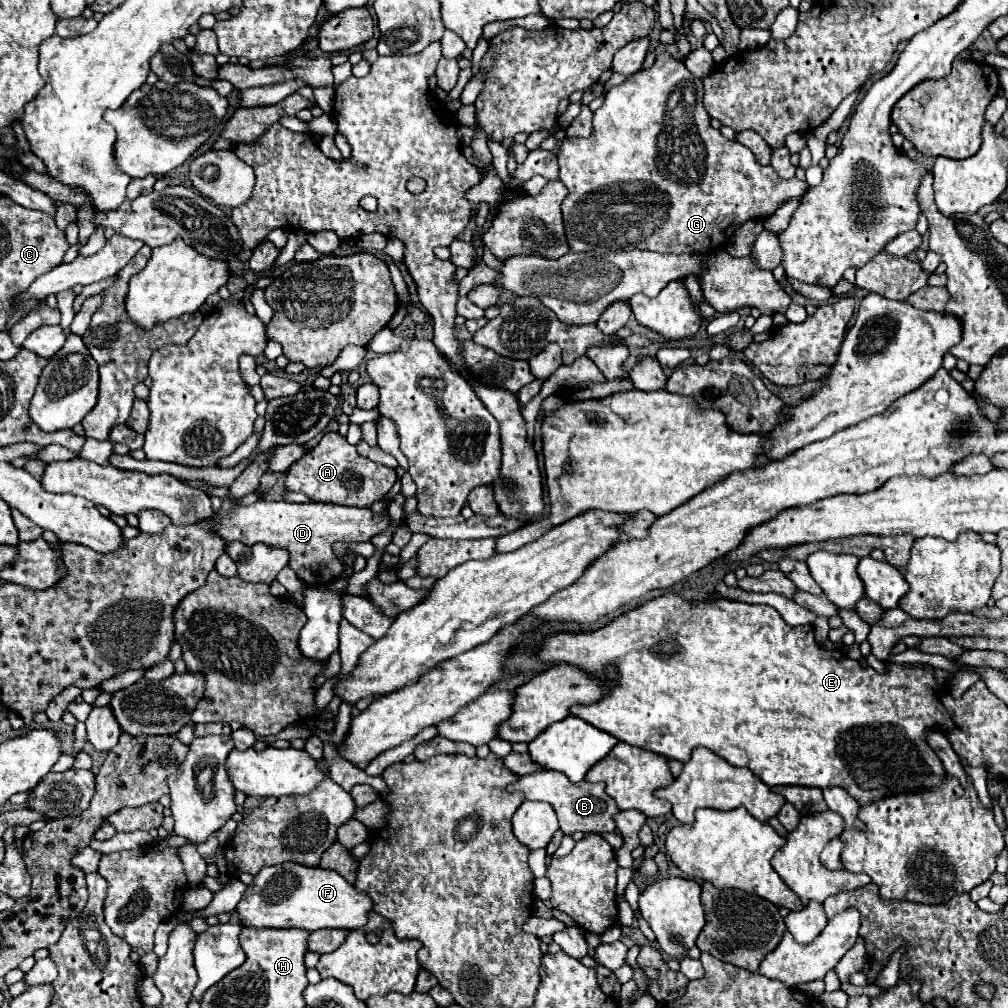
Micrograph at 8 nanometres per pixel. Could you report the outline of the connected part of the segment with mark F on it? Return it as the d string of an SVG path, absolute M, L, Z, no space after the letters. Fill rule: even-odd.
M280 863L264 867L256 877L252 887L244 893L236 911L244 925L264 929L264 927L298 927L298 929L360 929L368 923L368 913L374 903L364 893L358 891L340 873L322 867L306 867L300 863Z

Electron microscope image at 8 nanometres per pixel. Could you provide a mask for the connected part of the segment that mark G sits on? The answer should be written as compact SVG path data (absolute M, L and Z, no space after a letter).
M658 55L656 63L650 69L642 69L638 73L634 73L632 77L628 77L622 85L612 87L606 93L606 101L604 105L594 111L594 131L590 137L582 139L582 137L566 137L560 147L558 147L558 163L560 163L560 181L566 185L568 189L568 197L562 203L562 215L564 215L564 229L566 229L566 239L570 245L572 253L614 253L614 251L634 251L634 249L646 249L646 251L656 251L656 253L698 253L698 251L710 251L718 245L724 245L731 235L748 219L768 219L782 201L792 199L792 197L800 197L806 193L808 185L806 181L800 181L798 177L792 179L780 179L776 175L776 171L772 171L770 165L760 165L756 161L756 157L752 155L752 151L736 141L730 141L726 137L722 137L722 133L718 129L714 129L710 125L710 115L704 111L702 105L702 81L698 77L694 77L684 63L680 63L678 59L670 57L670 55Z

